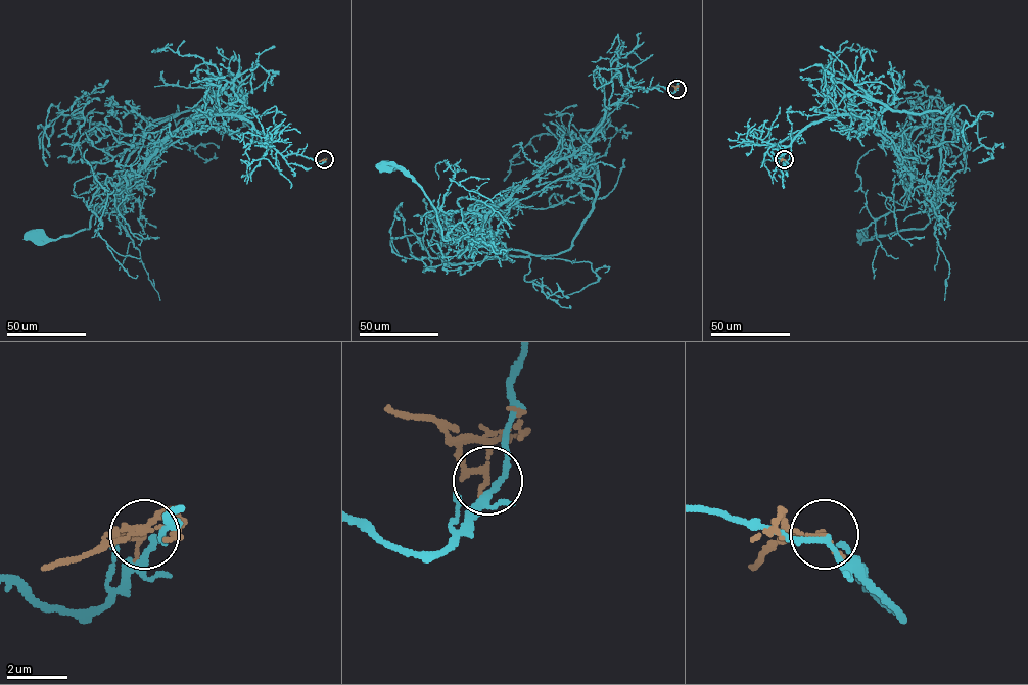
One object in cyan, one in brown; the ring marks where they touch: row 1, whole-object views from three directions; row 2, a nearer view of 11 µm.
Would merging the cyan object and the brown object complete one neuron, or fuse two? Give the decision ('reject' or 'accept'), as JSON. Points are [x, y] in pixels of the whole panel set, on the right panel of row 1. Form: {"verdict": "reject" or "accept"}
{"verdict": "reject"}

